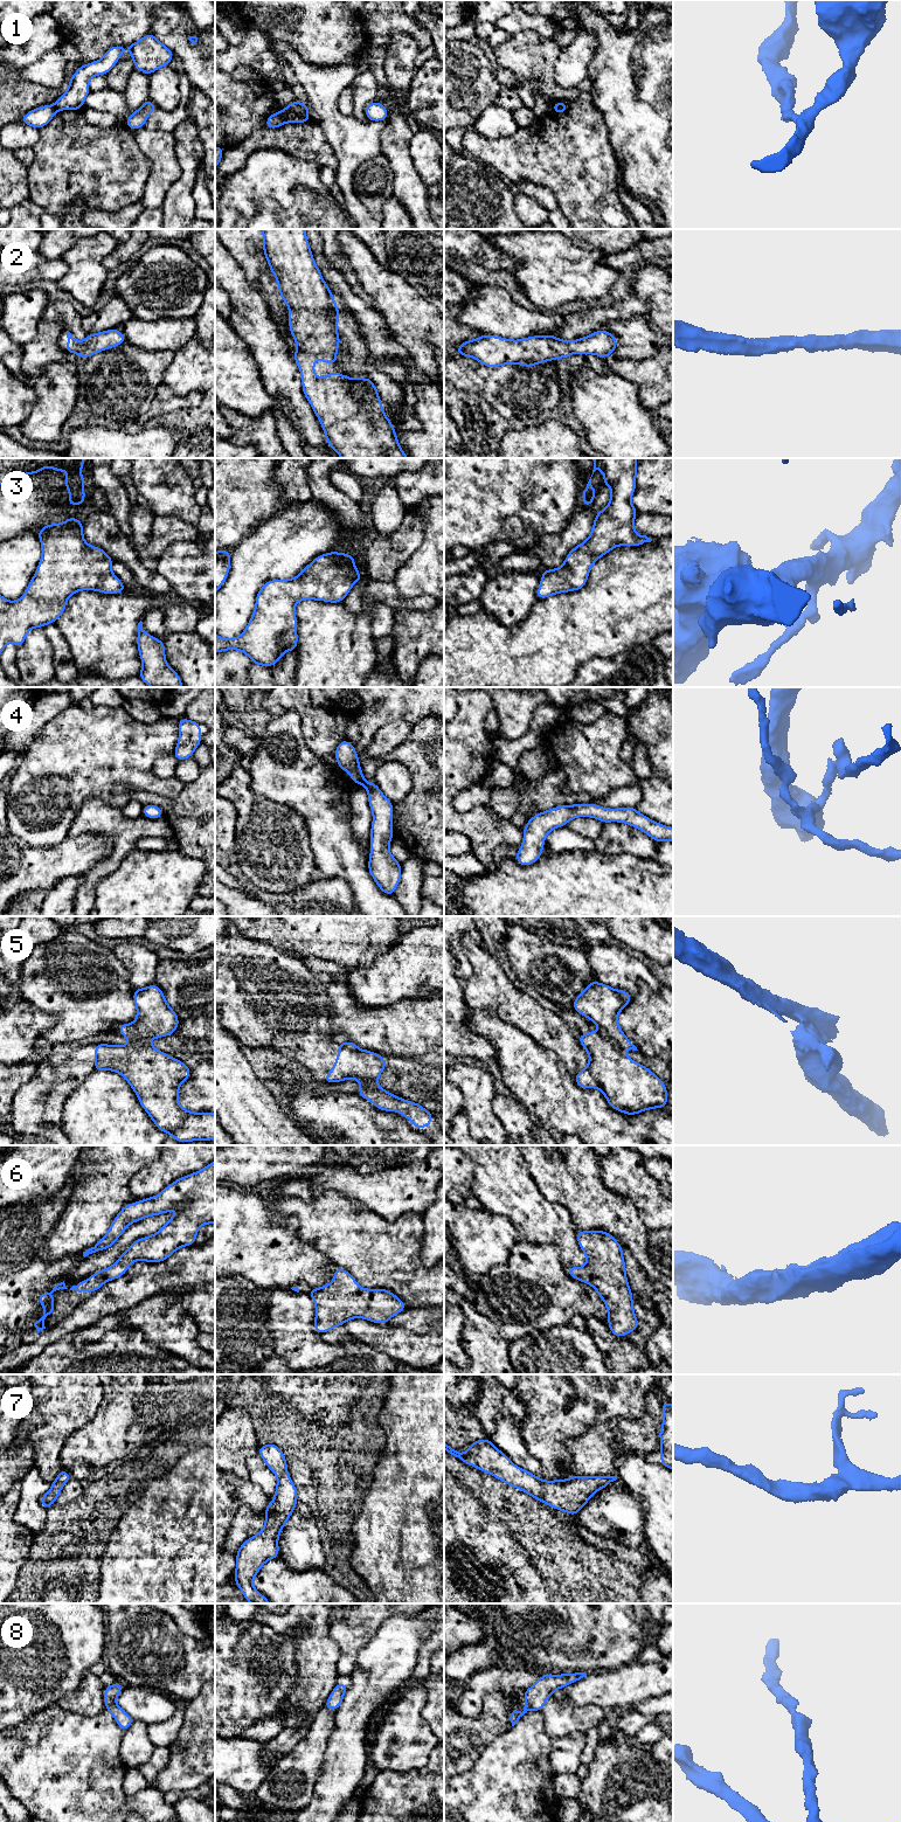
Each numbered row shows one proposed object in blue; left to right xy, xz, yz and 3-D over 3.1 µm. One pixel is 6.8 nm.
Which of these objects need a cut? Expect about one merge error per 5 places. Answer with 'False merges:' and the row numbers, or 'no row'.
False merges: 1, 5

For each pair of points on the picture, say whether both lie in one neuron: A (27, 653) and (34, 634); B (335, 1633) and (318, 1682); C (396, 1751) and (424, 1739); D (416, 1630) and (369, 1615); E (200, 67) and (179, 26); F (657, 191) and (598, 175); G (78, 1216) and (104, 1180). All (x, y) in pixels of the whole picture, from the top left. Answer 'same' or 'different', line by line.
A: same
B: different
C: same
D: different
E: same
F: different
G: same

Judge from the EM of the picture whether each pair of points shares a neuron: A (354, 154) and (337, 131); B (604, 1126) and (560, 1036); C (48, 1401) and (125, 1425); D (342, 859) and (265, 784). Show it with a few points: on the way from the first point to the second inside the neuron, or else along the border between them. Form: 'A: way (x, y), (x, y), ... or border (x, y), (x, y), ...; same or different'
A: way (352, 149), (342, 137); same
B: border (555, 1054), (573, 1076); different
C: border (103, 1390), (97, 1412), (82, 1427), (71, 1432); different
D: way (331, 836), (330, 830), (289, 789); same

